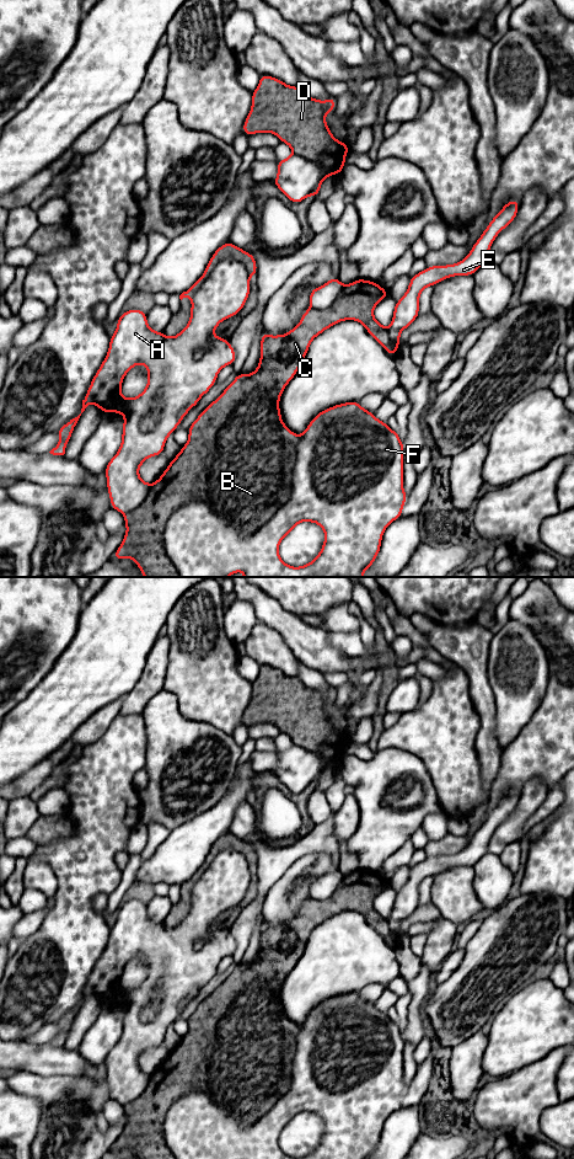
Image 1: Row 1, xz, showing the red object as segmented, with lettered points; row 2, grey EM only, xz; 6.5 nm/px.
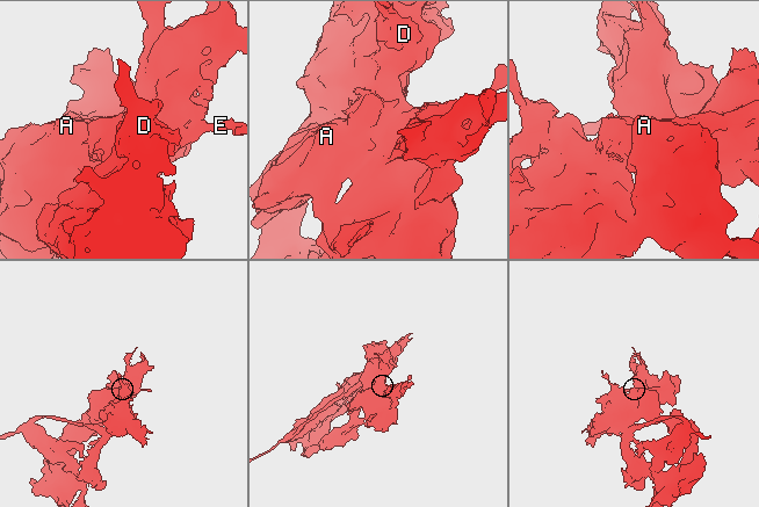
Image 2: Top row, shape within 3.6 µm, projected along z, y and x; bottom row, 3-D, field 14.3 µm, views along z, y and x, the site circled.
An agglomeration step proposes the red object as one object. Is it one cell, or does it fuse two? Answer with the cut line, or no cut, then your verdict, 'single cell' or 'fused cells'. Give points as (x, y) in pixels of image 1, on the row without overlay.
cut in xz along (299, 1027), (175, 1158); fused cells

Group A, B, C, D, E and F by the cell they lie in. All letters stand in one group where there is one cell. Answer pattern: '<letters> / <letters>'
A E F / B C D

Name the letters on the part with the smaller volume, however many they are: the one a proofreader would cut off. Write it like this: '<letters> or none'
B, C, D

